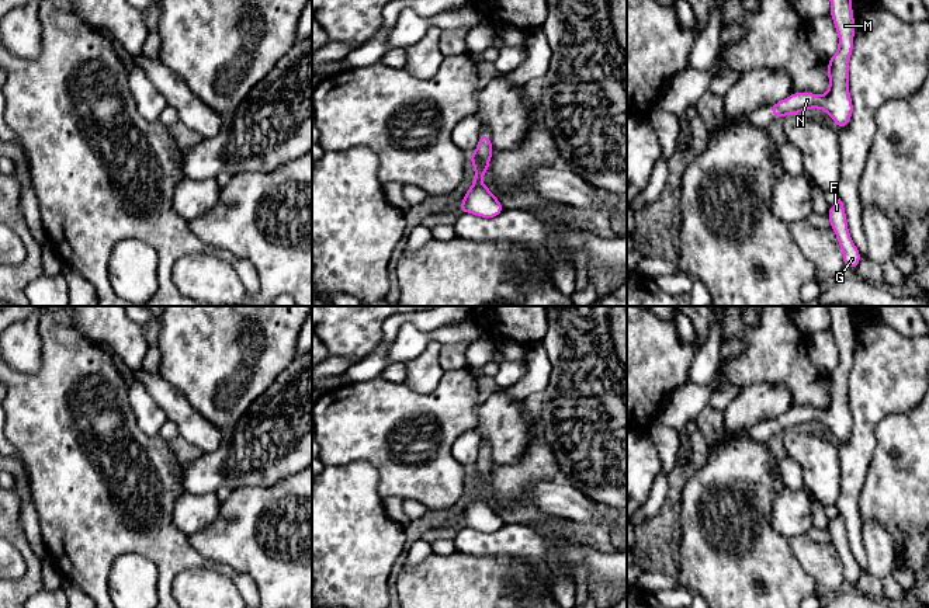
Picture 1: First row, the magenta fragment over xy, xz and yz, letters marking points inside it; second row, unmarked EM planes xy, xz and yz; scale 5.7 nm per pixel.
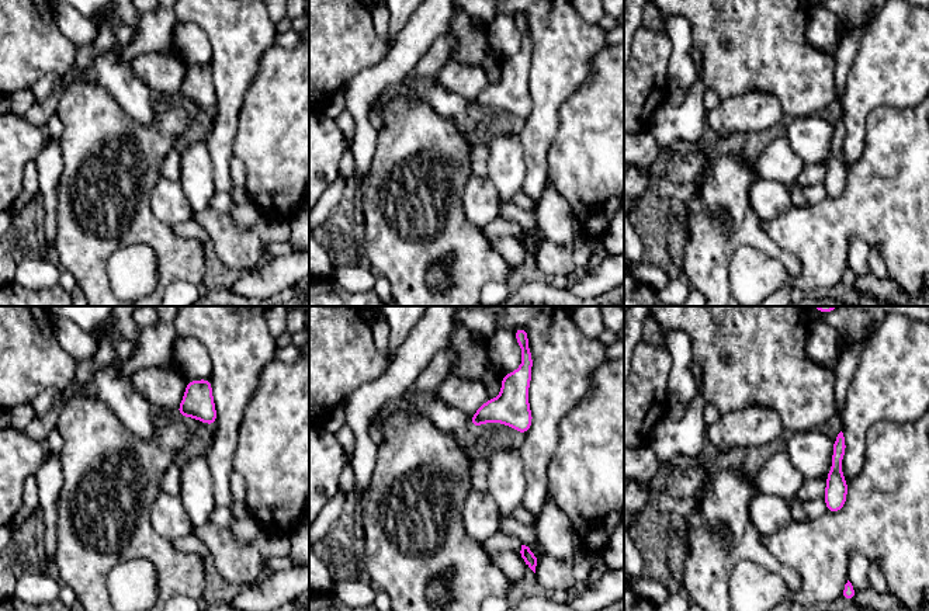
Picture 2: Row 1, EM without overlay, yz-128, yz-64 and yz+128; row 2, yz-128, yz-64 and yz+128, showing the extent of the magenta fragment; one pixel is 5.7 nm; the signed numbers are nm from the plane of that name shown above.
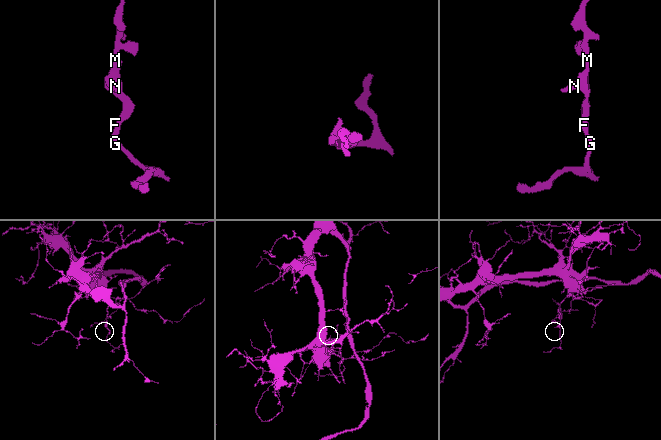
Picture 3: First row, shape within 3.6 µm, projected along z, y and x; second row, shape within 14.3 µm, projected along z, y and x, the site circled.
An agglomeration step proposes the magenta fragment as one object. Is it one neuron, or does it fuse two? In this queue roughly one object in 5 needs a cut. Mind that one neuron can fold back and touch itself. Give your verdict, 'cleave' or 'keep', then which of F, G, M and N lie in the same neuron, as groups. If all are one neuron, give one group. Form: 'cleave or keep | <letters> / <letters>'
keep | F G M N

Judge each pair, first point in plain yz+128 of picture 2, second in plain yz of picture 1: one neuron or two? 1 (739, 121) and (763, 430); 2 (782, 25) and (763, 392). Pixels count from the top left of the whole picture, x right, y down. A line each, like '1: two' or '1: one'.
1: two
2: two

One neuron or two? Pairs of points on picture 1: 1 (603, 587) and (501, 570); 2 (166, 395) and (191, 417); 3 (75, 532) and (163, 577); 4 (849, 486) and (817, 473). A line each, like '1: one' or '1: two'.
1: two
2: one
3: one
4: two

